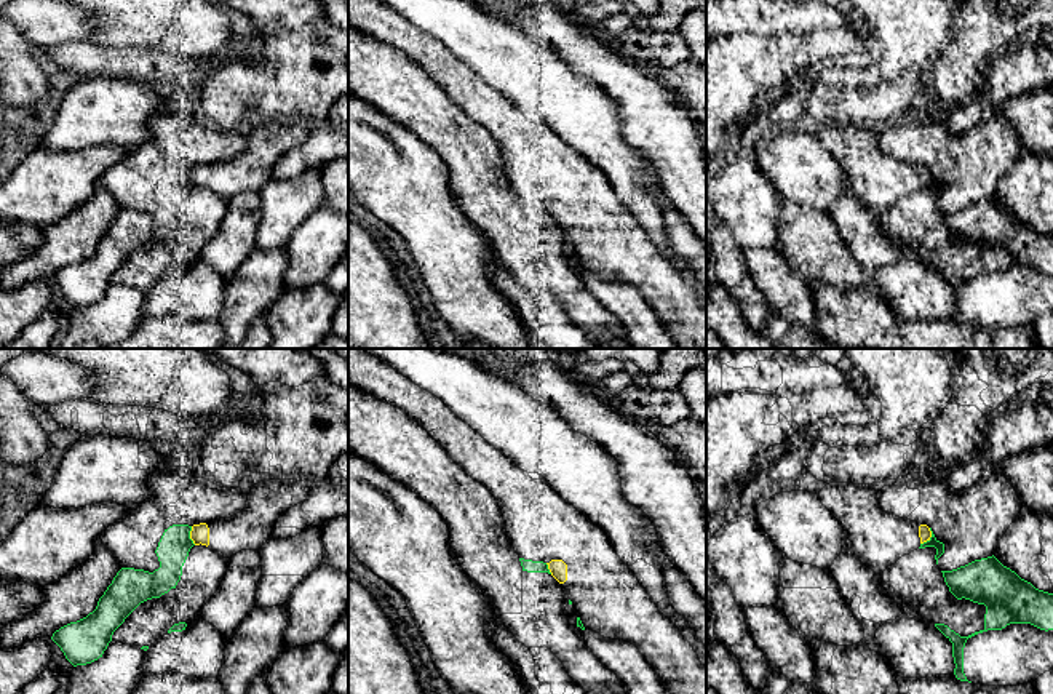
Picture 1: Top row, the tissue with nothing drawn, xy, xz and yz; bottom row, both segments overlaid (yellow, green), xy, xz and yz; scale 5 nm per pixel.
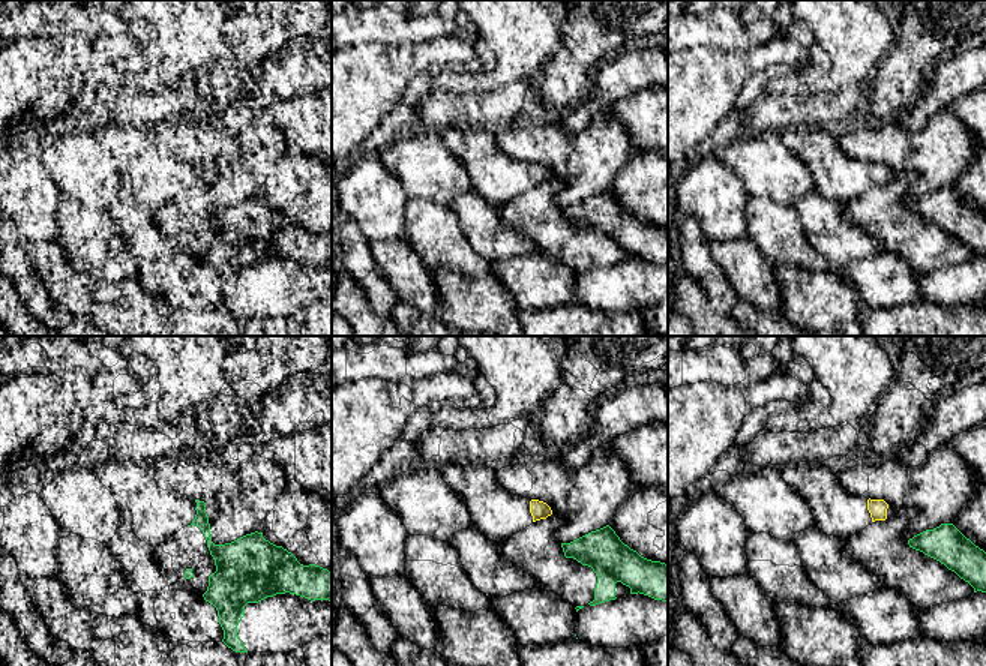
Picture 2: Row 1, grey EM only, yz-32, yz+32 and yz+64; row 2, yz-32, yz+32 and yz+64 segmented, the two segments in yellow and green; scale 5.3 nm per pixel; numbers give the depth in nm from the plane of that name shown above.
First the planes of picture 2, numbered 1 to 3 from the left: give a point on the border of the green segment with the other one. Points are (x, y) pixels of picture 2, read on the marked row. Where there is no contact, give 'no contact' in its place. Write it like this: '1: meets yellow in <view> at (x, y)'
1: no contact
2: no contact
3: no contact

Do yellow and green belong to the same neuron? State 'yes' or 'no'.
no

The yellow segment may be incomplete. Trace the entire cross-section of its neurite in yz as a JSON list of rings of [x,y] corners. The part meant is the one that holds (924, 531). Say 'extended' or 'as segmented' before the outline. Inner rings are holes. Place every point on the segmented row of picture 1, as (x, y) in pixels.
extended; [[[829,483],[818,497],[840,523],[852,555],[876,574],[932,537],[927,524],[884,512],[869,485]]]

